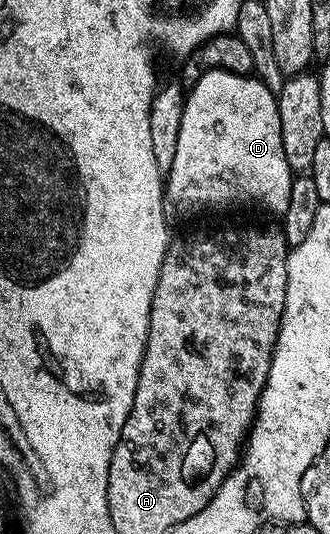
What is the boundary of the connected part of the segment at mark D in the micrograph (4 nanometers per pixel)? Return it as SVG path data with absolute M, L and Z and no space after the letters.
M204 69L183 99L177 153L173 155L173 164L165 171L166 205L172 211L180 210L183 214L190 210L260 206L275 216L282 216L285 208L289 208L292 177L289 160L285 160L285 144L281 144L281 112L276 91L265 88L263 81L251 74Z

